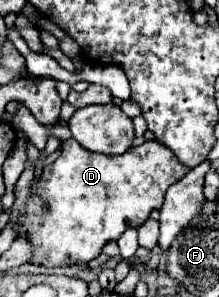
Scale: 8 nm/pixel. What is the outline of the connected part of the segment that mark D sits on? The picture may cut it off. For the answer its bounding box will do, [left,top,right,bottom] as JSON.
[20,137,188,267]

